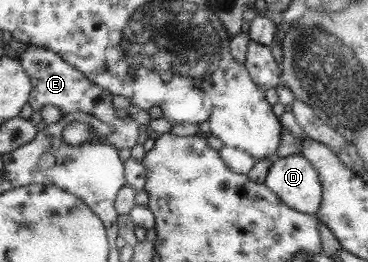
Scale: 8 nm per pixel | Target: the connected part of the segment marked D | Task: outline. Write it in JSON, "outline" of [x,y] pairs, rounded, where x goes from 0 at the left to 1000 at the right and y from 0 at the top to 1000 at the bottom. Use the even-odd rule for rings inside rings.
{"outline":[[[823,592],[745,603],[712,695],[777,790],[853,821],[875,767],[861,649]]]}

